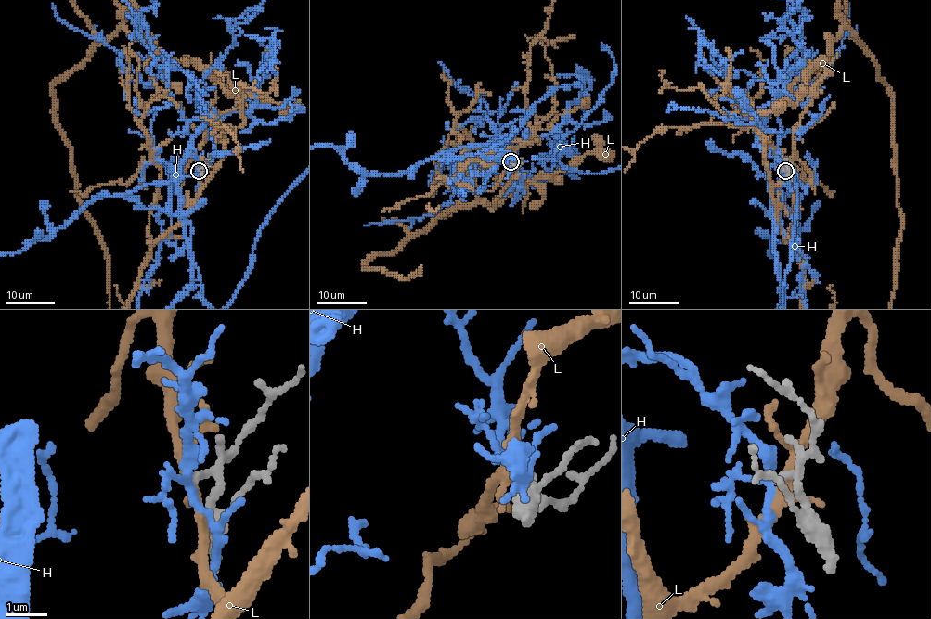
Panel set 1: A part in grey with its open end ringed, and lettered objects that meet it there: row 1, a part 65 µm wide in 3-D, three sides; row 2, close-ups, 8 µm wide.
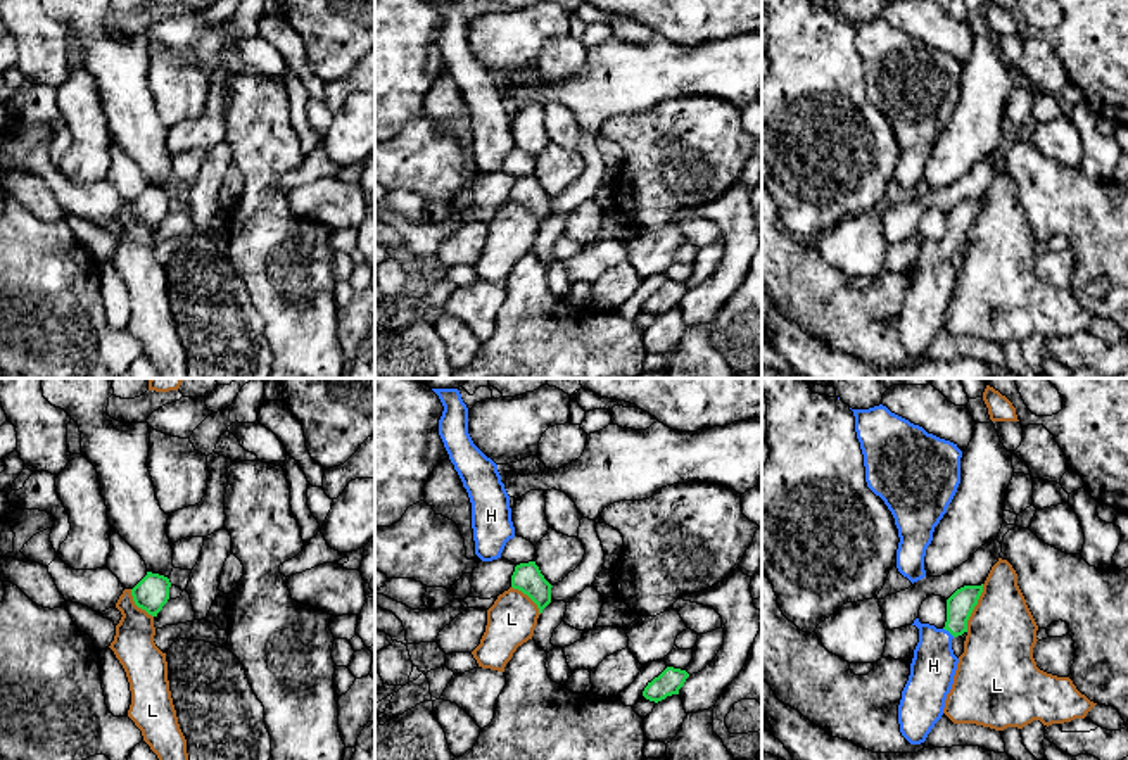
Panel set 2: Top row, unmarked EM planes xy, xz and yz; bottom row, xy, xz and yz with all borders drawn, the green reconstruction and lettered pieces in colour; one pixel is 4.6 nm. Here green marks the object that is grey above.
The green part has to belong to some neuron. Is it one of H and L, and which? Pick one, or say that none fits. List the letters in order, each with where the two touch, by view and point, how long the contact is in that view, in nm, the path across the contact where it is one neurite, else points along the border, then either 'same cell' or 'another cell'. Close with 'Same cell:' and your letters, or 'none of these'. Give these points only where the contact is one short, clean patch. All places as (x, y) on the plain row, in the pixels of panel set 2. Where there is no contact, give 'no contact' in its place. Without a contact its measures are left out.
H: yz (949, 244) | 70 nm | across yz (959, 220), (957, 235), (949, 244), (935, 258), (933, 278) | same cell
L: yz (973, 221) | 240 nm | along yz (983, 197), (966, 244) | another cell
Same cell: H

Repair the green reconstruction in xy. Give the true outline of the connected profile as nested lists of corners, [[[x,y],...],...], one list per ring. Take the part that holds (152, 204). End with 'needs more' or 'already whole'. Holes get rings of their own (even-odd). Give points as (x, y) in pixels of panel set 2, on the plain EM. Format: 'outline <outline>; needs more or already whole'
outline [[[147,185],[147,188],[131,202],[133,214],[149,228],[157,230],[169,212],[171,195],[168,190]]]; already whole

